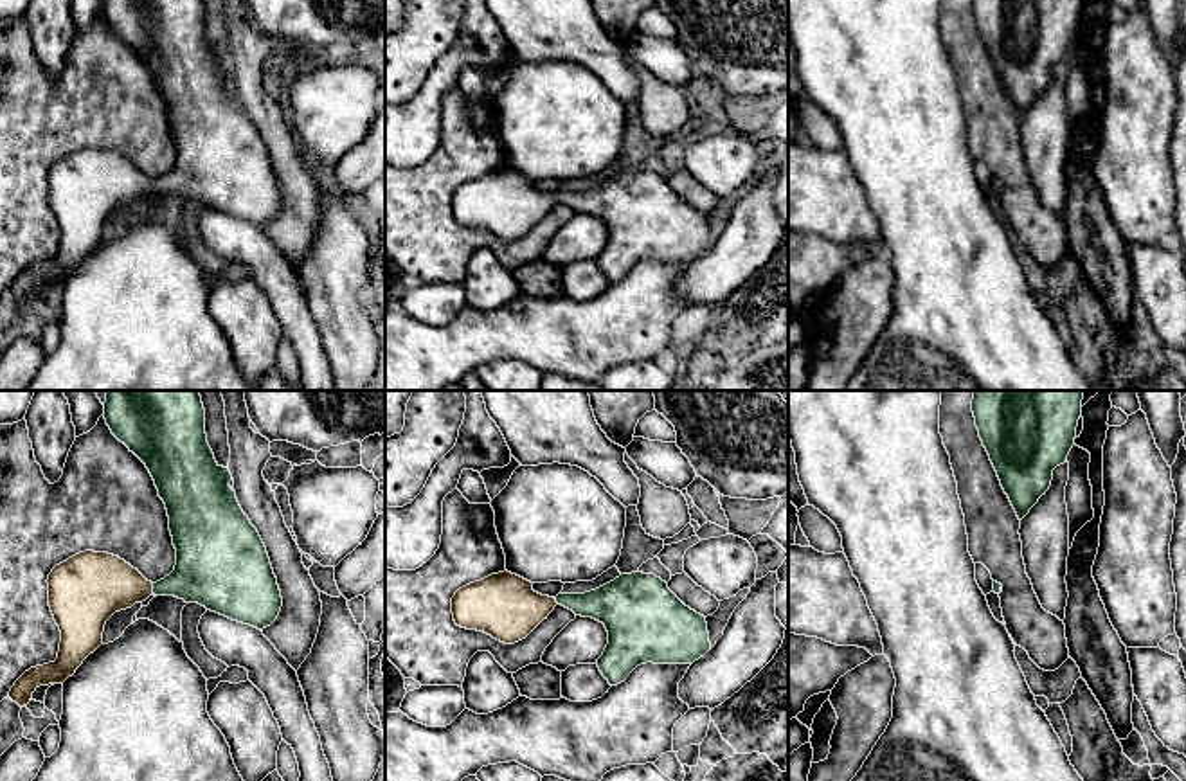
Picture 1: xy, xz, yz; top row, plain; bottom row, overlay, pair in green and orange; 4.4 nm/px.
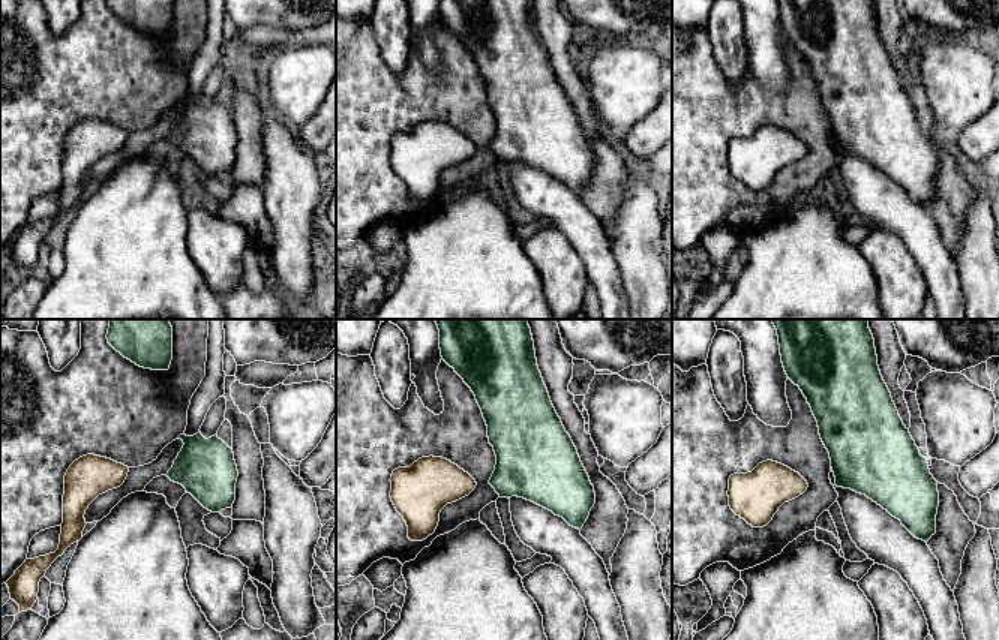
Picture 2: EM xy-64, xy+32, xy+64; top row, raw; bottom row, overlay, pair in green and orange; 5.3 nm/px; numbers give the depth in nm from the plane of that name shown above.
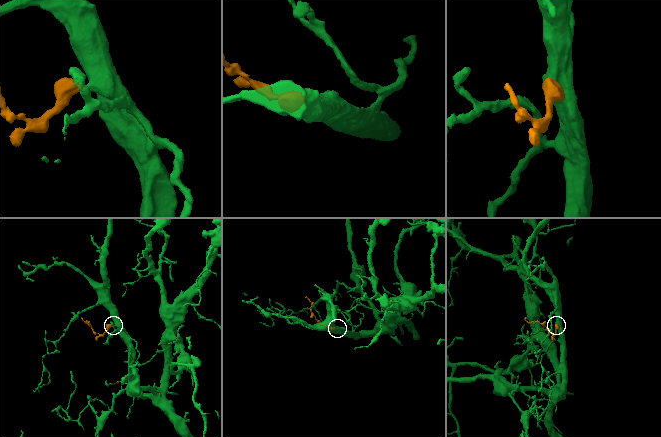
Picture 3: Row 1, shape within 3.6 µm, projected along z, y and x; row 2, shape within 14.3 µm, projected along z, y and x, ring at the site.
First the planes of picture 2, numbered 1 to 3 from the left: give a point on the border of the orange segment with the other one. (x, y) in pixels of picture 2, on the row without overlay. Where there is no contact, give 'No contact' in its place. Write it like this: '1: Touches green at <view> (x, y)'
1: No contact
2: No contact
3: No contact

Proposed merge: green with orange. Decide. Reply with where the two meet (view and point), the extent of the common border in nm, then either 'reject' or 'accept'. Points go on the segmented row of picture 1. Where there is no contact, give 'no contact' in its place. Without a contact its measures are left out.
xy (153, 589) | 50 nm | accept

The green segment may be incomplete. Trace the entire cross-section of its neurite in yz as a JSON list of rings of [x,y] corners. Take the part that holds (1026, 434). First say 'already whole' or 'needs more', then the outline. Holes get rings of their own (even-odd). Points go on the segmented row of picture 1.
already whole | [[[974,390],[972,412],[979,437],[1019,520],[1046,495],[1053,470],[1067,461],[1082,399],[1083,390]]]

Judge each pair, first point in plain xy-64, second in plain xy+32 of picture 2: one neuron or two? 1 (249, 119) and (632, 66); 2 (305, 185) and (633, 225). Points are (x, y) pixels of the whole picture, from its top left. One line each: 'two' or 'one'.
1: two
2: one

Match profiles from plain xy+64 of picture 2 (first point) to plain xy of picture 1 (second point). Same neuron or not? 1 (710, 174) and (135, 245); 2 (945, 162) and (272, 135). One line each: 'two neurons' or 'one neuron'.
1: two neurons
2: one neuron

